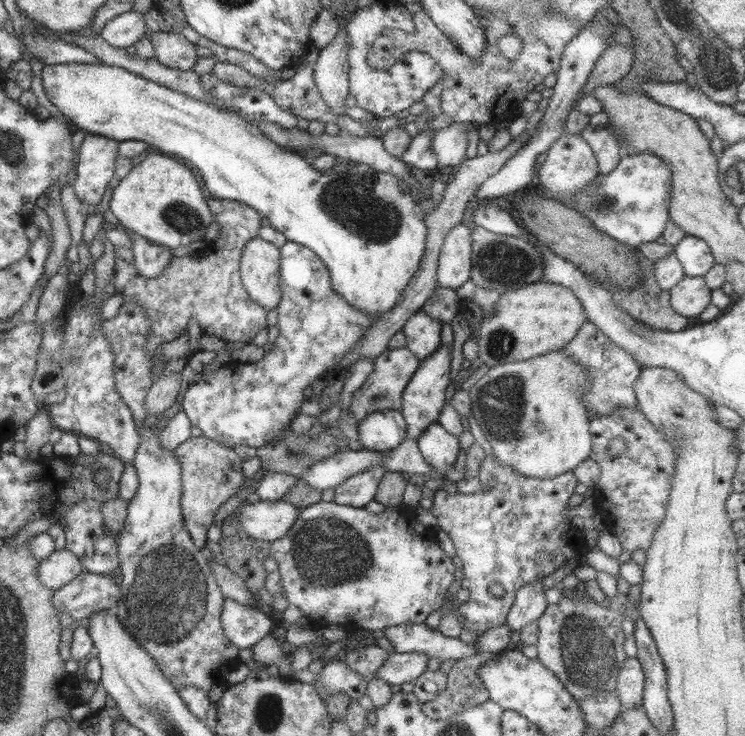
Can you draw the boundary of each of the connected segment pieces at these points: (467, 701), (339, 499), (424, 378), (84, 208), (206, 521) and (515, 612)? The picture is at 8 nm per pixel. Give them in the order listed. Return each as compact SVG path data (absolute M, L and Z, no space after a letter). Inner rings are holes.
M475 653L459 660L446 669L445 690L433 700L420 704L421 712L429 719L447 719L469 707L488 700L487 688L477 679L477 668L493 662L499 653Z
M373 467L345 479L334 488L333 502L353 508L364 507L365 504L374 500L379 481L385 472L383 467Z
M439 346L416 366L409 382L402 392L402 408L408 438L415 439L425 430L431 422L437 421L439 413L447 402L450 392L449 360L451 360L451 347Z
M63 185L60 190L60 205L70 232L70 245L65 254L65 260L78 262L77 244L82 241L82 229L87 217L96 213L96 205L81 203L73 191L72 185Z
M191 435L174 448L175 456L181 464L182 493L180 507L185 530L189 533L193 544L203 549L207 537L205 532L221 504L232 497L244 481L242 459L233 453L231 447L223 447L206 436Z
M541 580L522 586L515 595L504 624L508 625L510 630L519 632L529 621L539 618L548 605L544 592Z

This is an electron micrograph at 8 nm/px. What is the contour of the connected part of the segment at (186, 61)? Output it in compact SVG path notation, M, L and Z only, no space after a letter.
M148 32L148 39L154 48L154 57L163 66L177 70L192 70L198 57L196 46L183 35L170 32Z

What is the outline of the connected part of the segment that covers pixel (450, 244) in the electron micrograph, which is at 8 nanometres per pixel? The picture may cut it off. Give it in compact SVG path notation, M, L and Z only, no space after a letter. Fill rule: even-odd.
M463 224L451 228L445 235L443 245L441 245L438 264L436 268L436 286L450 288L455 291L463 282L470 280L471 268L471 230Z

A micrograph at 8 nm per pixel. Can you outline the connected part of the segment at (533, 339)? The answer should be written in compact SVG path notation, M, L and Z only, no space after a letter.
M545 280L524 284L500 293L493 314L483 315L477 358L488 368L563 349L586 321L581 303L568 288Z

